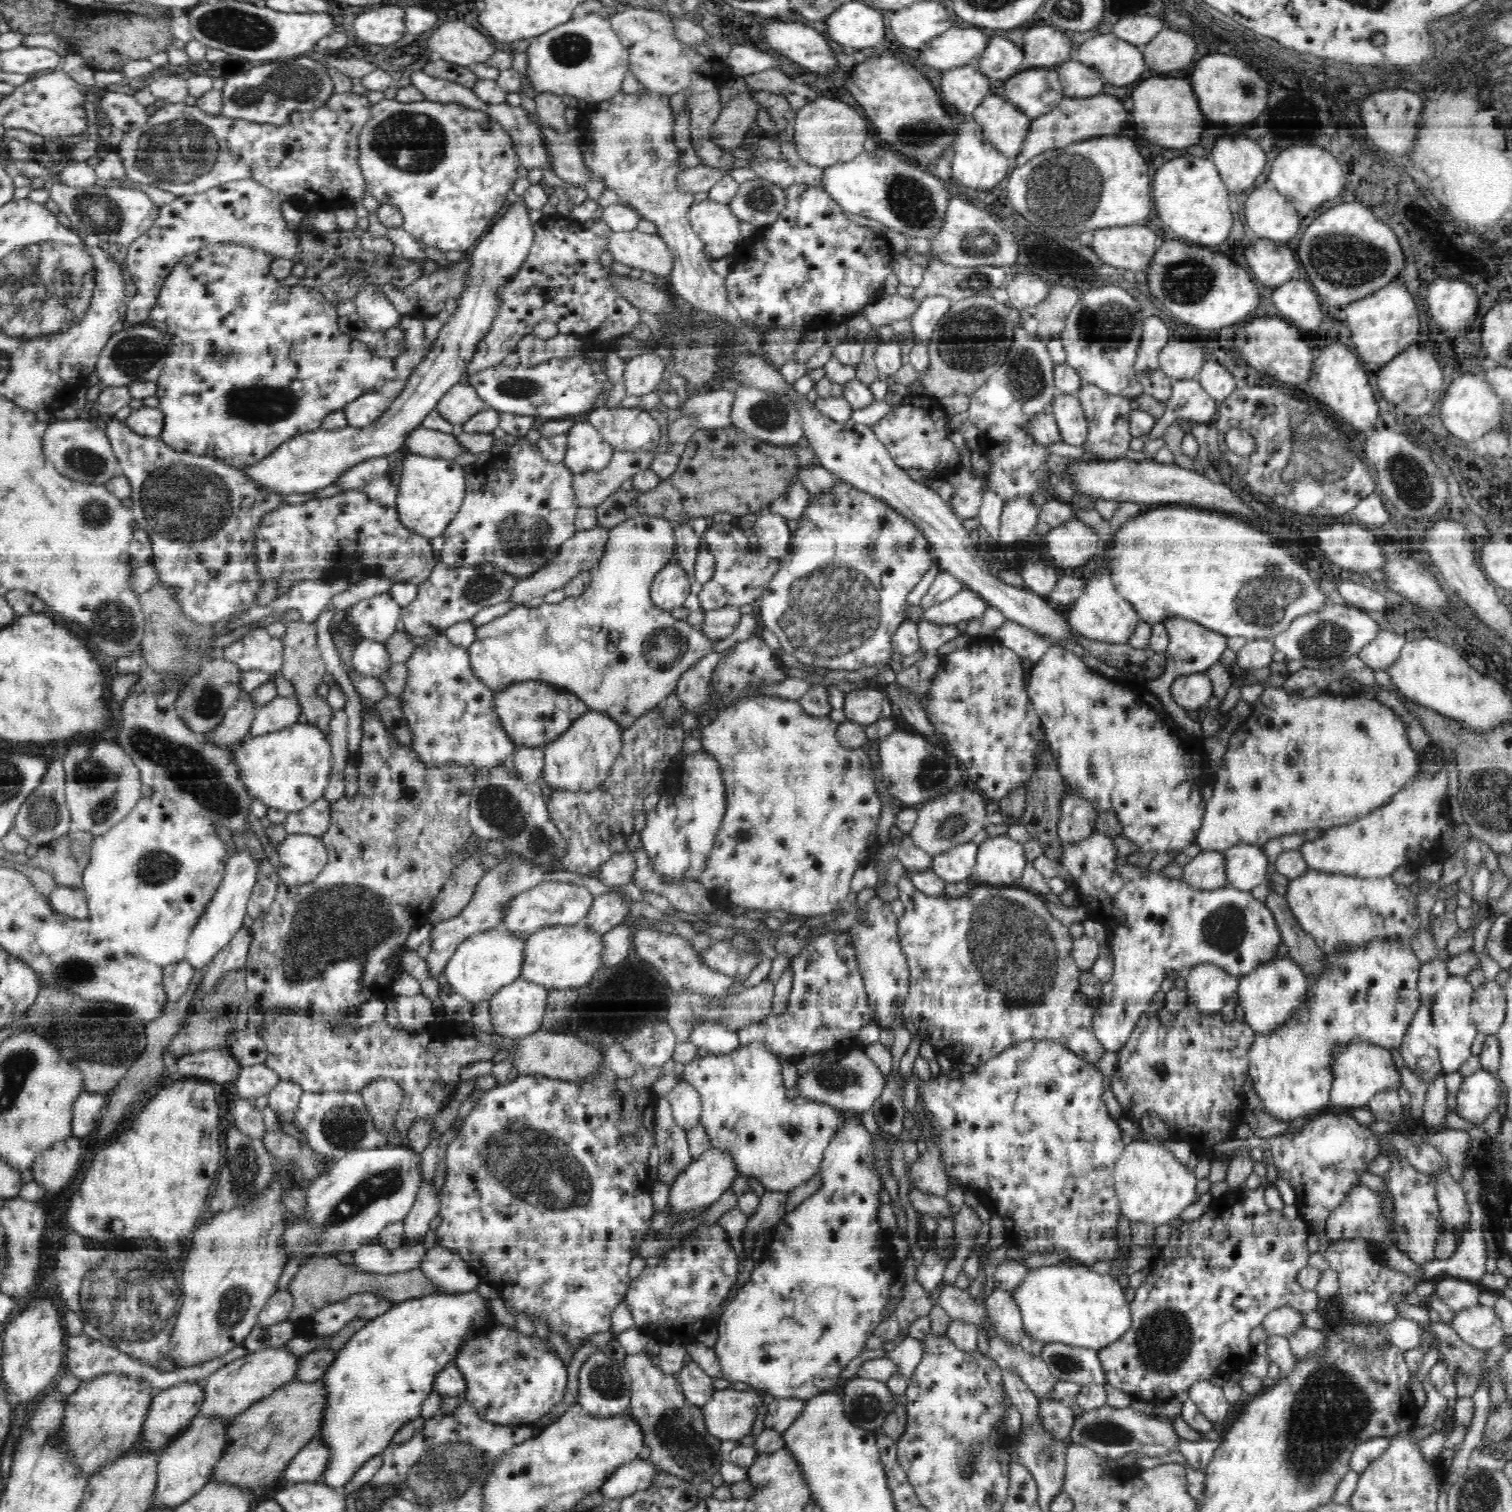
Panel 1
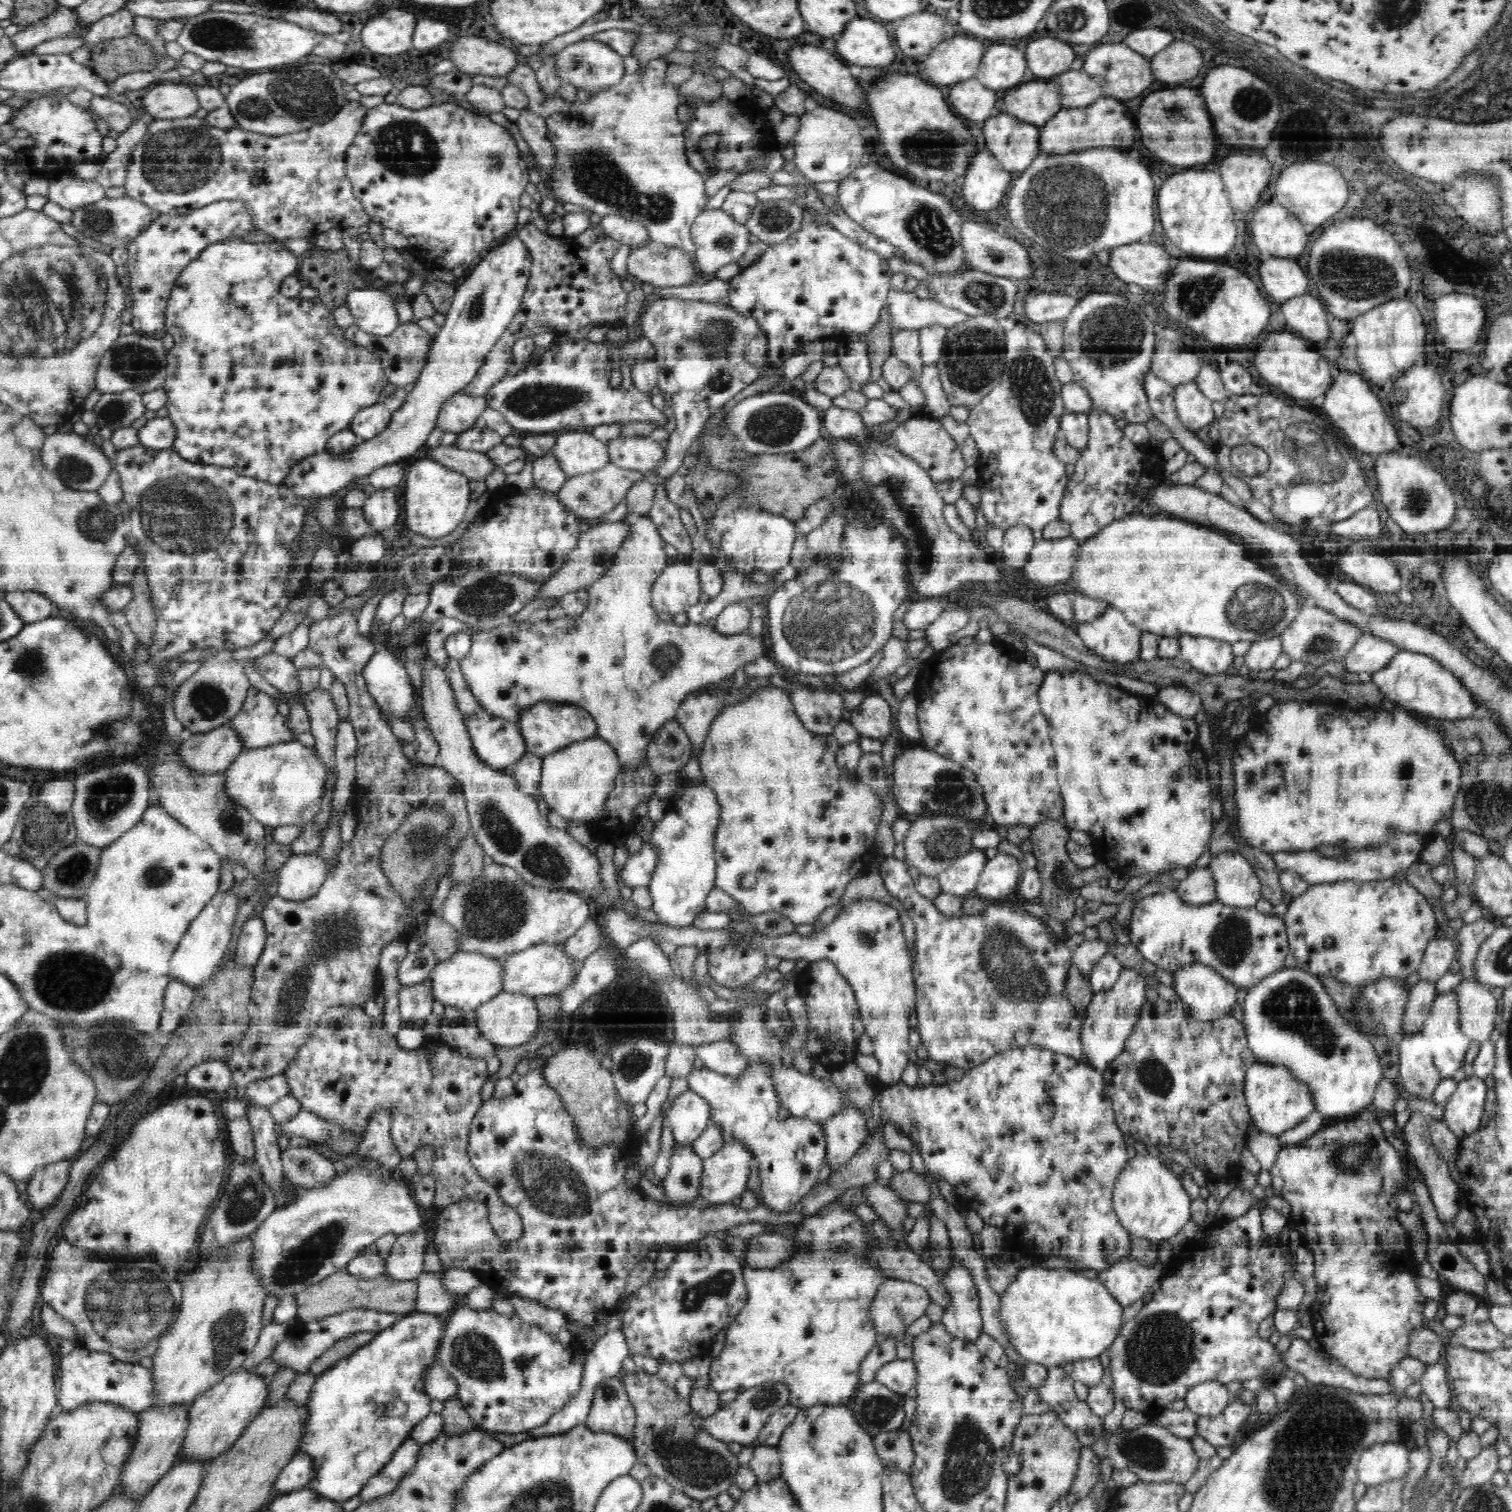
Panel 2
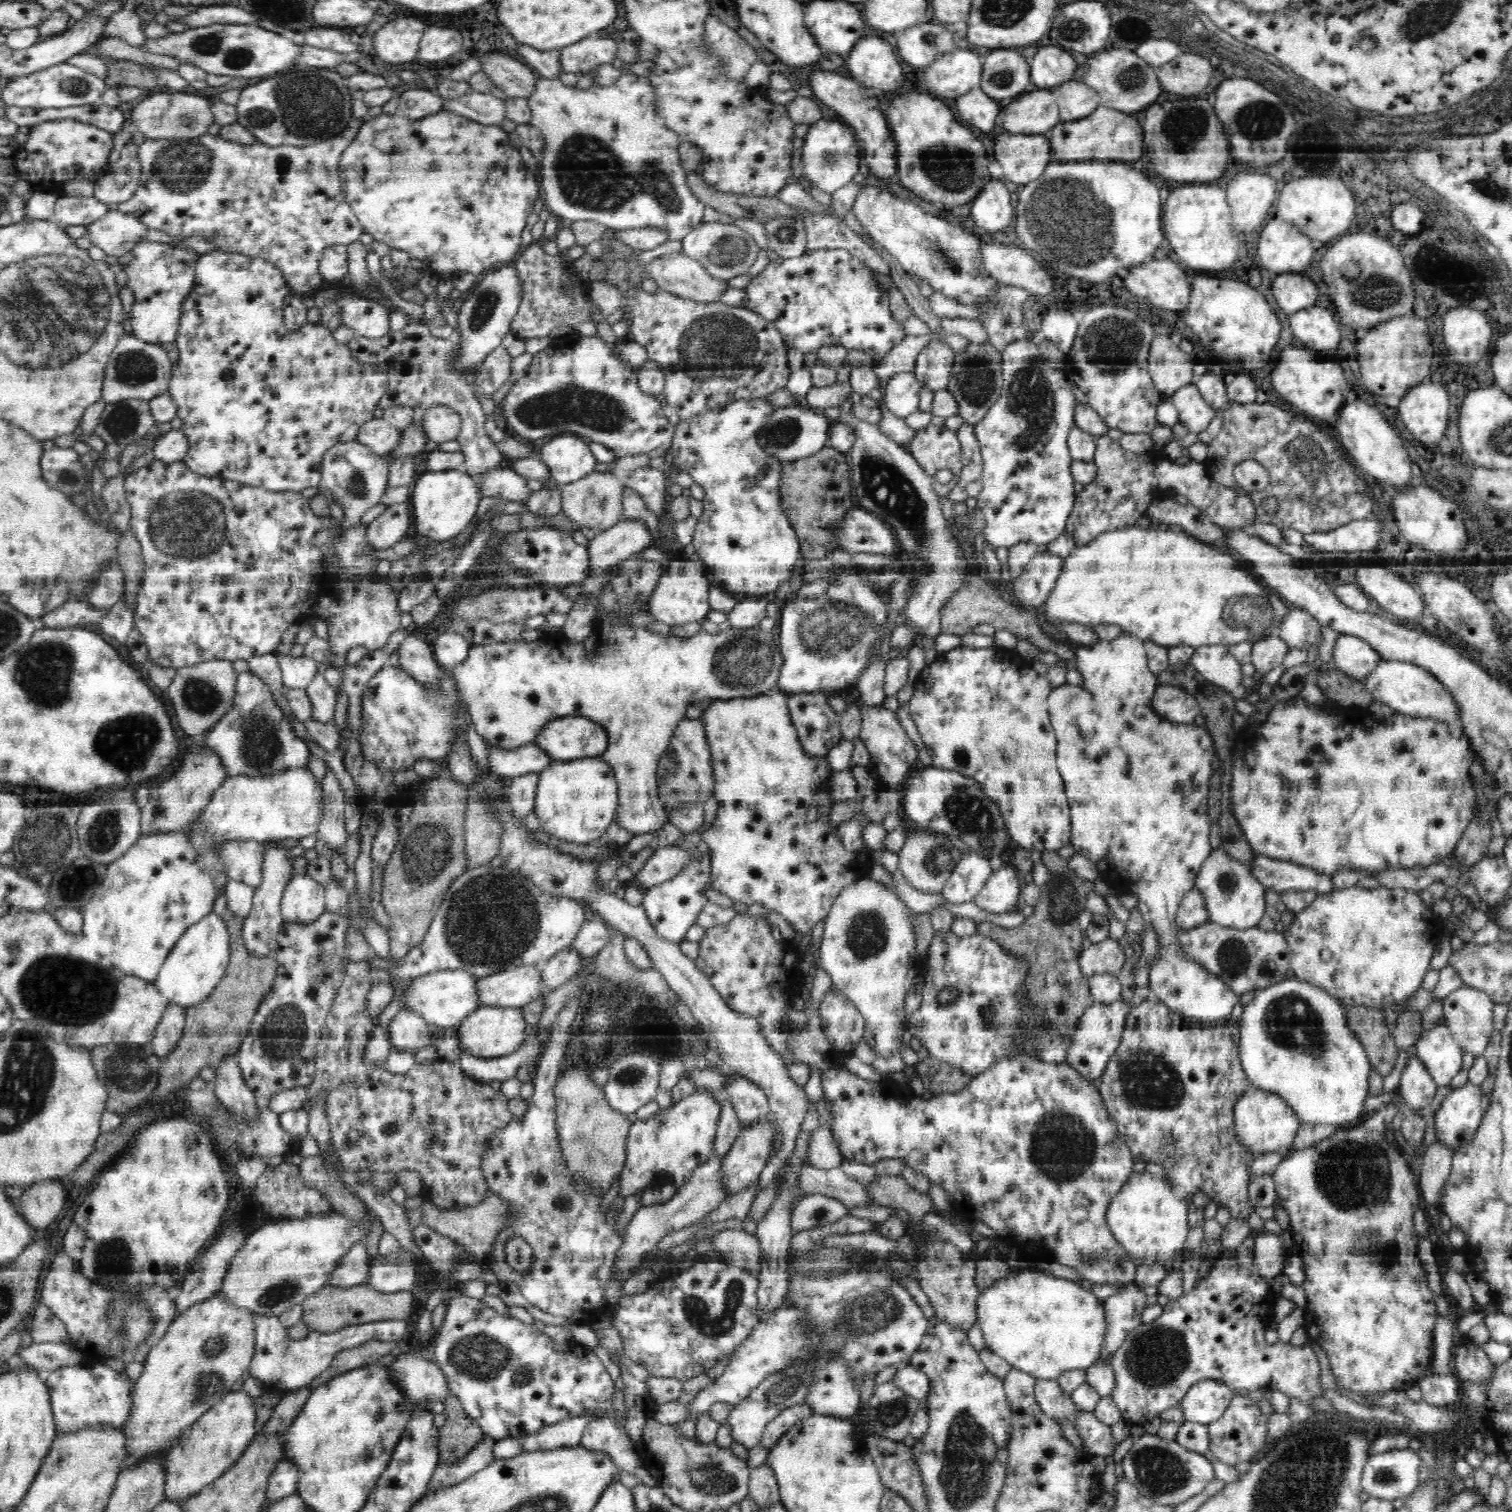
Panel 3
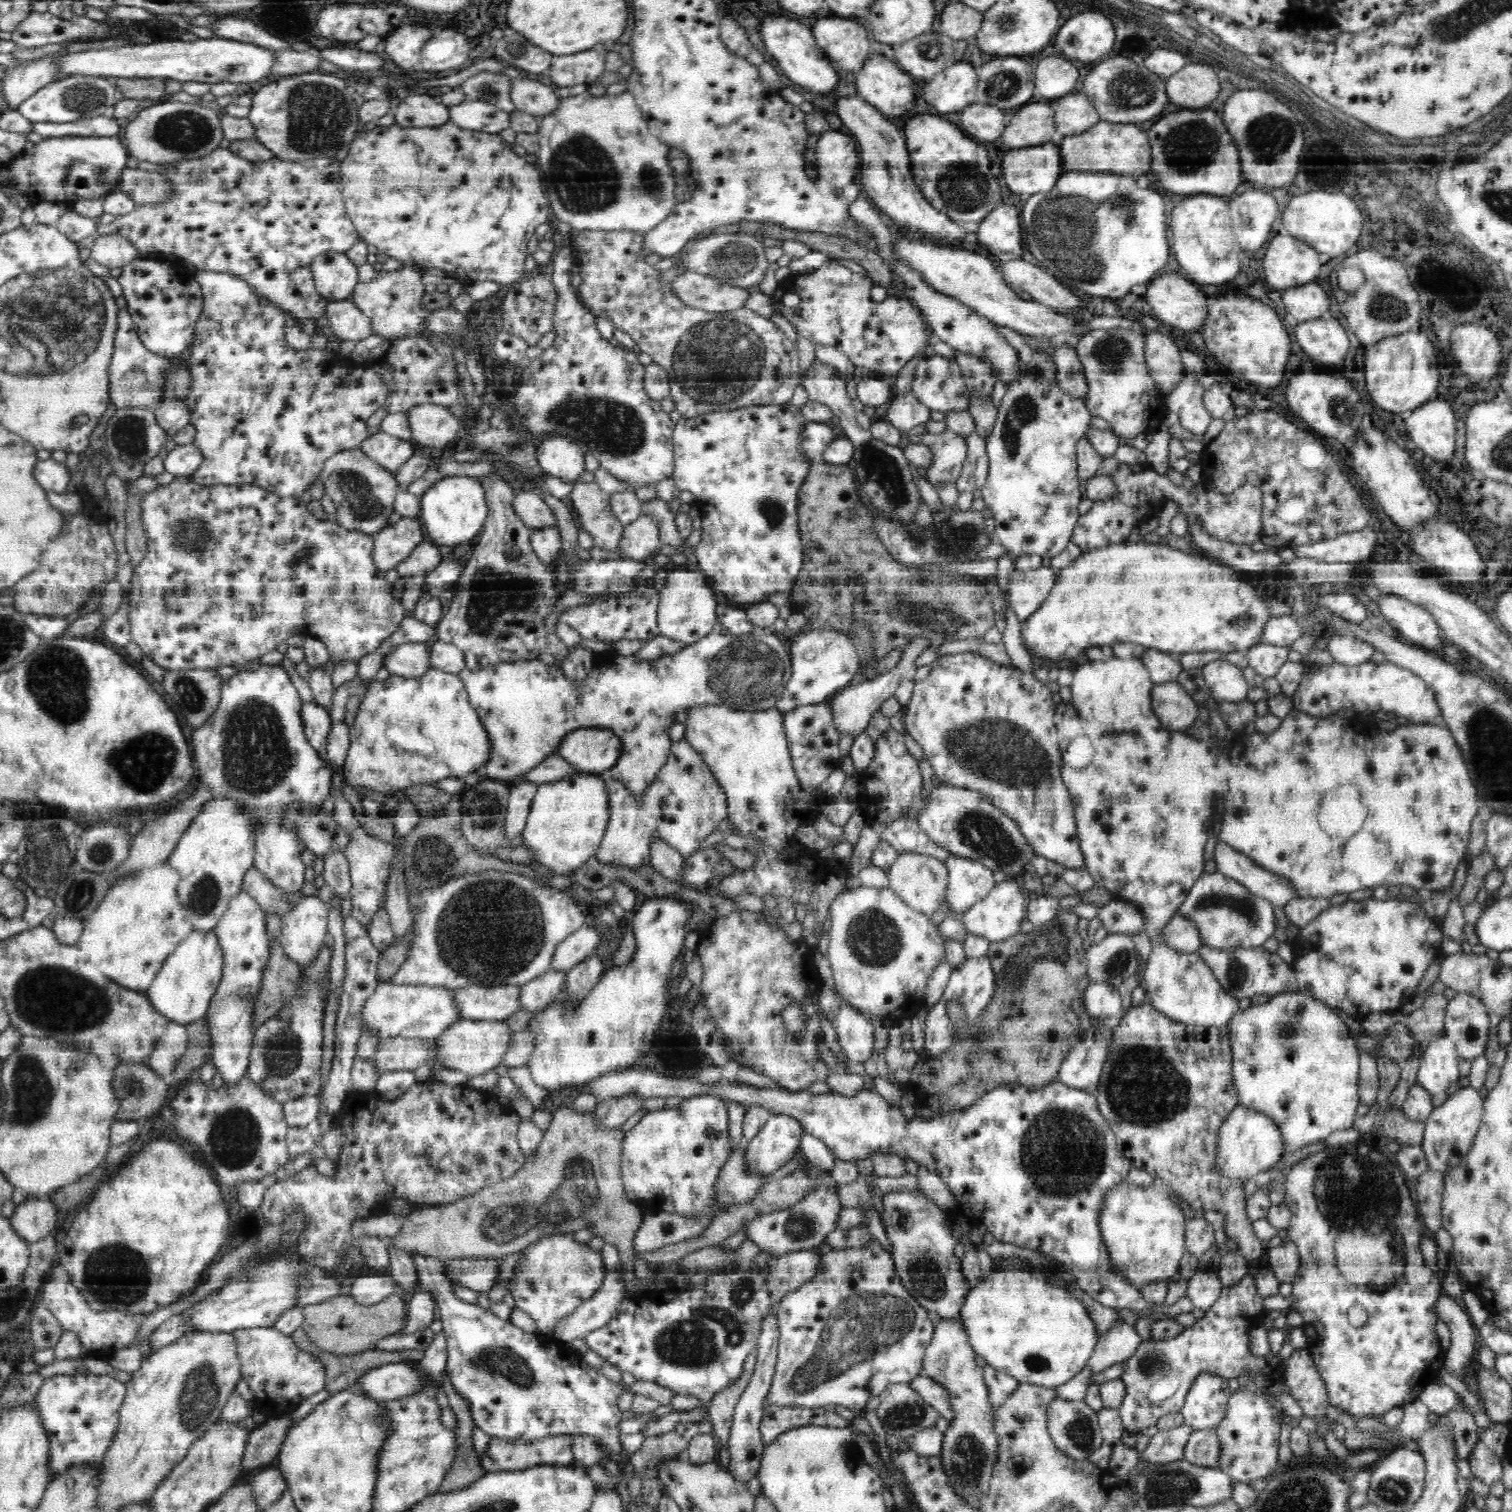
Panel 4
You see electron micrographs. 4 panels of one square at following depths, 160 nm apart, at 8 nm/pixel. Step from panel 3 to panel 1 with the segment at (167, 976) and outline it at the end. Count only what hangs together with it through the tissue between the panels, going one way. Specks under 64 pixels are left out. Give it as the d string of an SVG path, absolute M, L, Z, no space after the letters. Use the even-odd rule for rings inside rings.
M247 847L241 849L235 850L227 861L220 886L214 892L212 900L208 902L206 910L201 914L200 920L196 922L188 938L184 960L188 961L194 970L205 967L232 940L236 932L242 928L242 920L246 918L247 902L258 880L260 861L255 860L255 856Z

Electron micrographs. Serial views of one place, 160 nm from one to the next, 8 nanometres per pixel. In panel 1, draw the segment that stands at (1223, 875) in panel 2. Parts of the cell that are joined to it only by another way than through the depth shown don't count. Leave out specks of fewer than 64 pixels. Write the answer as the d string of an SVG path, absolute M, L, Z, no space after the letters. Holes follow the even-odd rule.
M1239 844L1223 852L1225 857L1225 873L1226 879L1232 888L1244 892L1251 892L1252 888L1266 881L1266 868L1268 868L1267 856L1264 850L1256 847L1256 845Z

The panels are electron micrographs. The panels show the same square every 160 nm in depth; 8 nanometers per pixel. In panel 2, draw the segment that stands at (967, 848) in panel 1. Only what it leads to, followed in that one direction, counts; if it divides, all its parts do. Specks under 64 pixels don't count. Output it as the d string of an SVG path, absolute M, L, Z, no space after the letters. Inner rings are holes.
M980 849L965 852L938 876L941 890L958 898L973 896L987 862L987 856Z

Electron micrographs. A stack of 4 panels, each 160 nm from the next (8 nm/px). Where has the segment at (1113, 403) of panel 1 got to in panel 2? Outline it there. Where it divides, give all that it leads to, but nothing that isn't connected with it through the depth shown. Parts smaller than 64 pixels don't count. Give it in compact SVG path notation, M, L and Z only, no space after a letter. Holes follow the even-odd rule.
M1095 407L1094 409L1095 412L1088 415L1089 437L1087 447L1080 451L1080 456L1075 462L1074 472L1067 482L1062 506L1059 510L1060 518L1064 519L1066 523L1070 523L1071 534L1076 542L1082 542L1084 539L1098 534L1098 531L1110 521L1120 520L1128 516L1136 505L1131 494L1138 482L1143 481L1147 476L1146 471L1142 470L1143 467L1141 466L1141 448L1126 438L1124 431L1116 426L1116 420L1112 420L1108 414L1098 411Z

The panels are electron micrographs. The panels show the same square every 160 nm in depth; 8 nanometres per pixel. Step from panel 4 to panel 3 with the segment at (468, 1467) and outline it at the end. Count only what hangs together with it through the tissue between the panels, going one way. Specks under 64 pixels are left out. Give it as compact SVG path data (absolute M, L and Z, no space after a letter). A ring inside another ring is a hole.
M448 1394L443 1402L445 1423L439 1427L439 1461L457 1463L477 1443L487 1435L463 1409L457 1396Z

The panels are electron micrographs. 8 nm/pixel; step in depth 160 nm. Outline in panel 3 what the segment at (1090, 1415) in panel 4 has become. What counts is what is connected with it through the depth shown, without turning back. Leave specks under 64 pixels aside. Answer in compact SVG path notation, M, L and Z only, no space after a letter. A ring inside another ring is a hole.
M1040 1380L1035 1382L1035 1399L1042 1412L1054 1420L1067 1418L1075 1426L1075 1414L1080 1411L1079 1406L1071 1399L1070 1394L1063 1394L1056 1380Z

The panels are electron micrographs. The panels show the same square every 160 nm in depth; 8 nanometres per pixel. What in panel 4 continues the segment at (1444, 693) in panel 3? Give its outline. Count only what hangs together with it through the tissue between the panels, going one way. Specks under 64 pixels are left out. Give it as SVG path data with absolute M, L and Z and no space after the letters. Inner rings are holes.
M1370 660L1356 666L1334 662L1325 668L1312 670L1304 674L1291 699L1293 708L1308 714L1309 717L1320 719L1326 719L1330 712L1336 712L1338 708L1352 708L1358 712L1394 712L1416 724L1428 723L1441 715L1436 695L1426 682L1404 667L1391 662L1376 664Z

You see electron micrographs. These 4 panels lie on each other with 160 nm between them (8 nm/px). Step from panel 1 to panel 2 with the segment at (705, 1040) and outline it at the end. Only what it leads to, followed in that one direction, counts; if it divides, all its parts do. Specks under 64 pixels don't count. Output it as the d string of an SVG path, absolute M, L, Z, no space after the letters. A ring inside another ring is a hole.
M728 1039L699 1044L695 1047L695 1053L704 1063L704 1068L723 1076L734 1077L735 1080L744 1074L750 1062L744 1054L741 1054L736 1043Z

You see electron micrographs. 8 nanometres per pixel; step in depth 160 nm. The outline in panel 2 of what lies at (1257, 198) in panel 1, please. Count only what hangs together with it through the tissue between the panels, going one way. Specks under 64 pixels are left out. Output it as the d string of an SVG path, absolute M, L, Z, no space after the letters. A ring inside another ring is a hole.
M1272 198L1254 210L1252 238L1262 256L1296 258L1308 244L1308 230L1296 215Z

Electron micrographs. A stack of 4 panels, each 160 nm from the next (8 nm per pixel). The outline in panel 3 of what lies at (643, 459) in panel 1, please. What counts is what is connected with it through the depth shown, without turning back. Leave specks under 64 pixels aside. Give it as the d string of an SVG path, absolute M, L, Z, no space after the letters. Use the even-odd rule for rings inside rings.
M594 471L574 482L561 487L561 509L563 513L580 526L594 528L598 532L608 530L611 526L623 520L622 492L625 490L620 481L611 471Z

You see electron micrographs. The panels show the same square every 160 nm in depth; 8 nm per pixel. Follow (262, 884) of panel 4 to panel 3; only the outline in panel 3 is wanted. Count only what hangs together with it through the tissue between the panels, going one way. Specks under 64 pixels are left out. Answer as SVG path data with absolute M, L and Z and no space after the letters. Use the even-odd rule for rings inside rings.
M228 841L218 846L226 877L244 881L256 889L263 881L263 861L267 844L258 841Z

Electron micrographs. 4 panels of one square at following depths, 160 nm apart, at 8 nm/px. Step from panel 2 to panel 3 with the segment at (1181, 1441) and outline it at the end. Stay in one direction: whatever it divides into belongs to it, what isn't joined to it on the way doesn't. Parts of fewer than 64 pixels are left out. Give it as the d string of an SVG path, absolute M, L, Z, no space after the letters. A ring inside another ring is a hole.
M1143 1433L1133 1439L1132 1448L1121 1461L1123 1476L1142 1496L1152 1497L1164 1505L1178 1505L1204 1490L1215 1477L1213 1464L1207 1455L1180 1446L1176 1440L1164 1441L1157 1434Z

